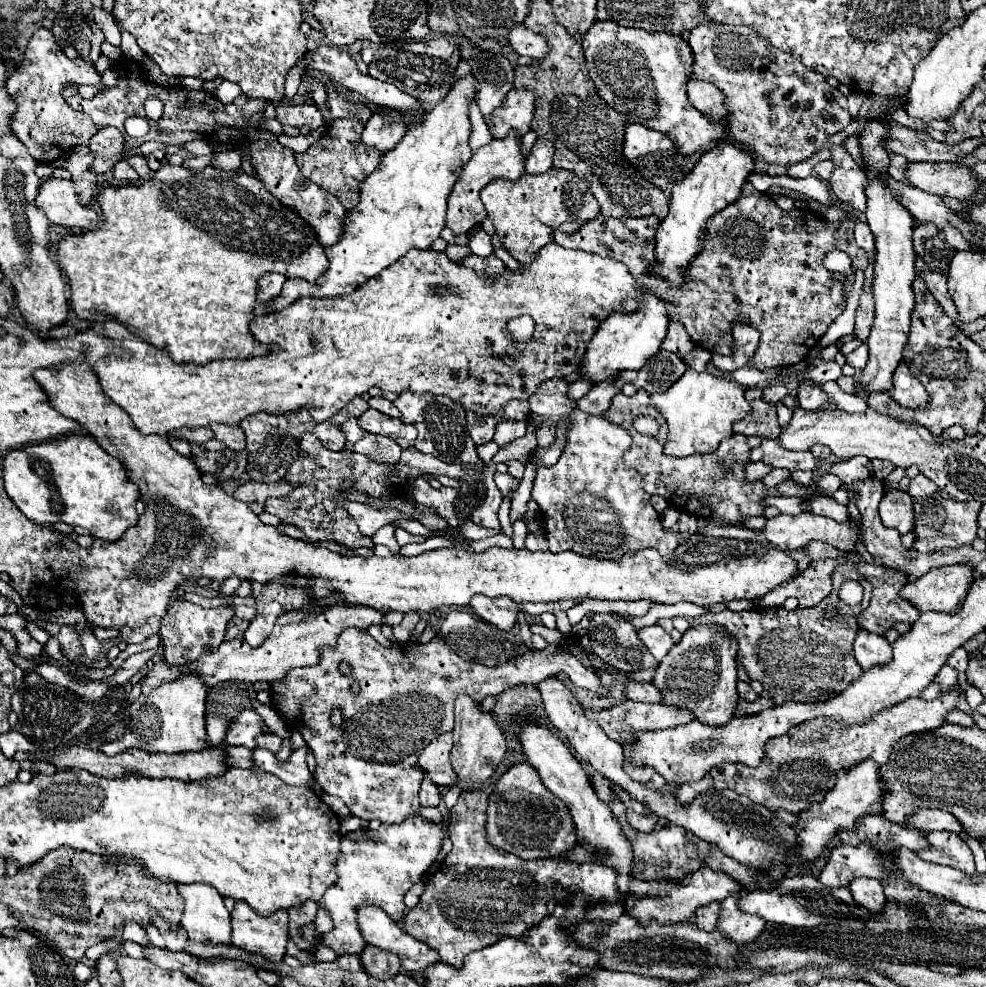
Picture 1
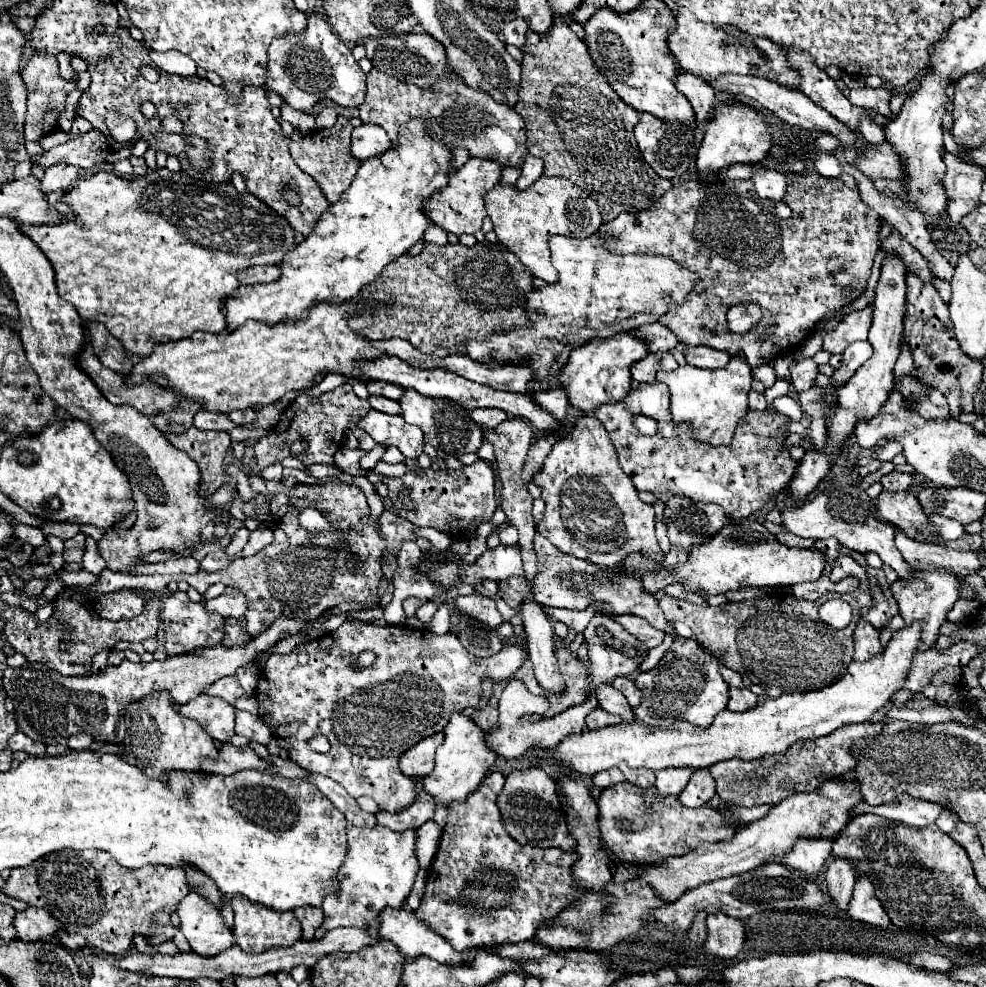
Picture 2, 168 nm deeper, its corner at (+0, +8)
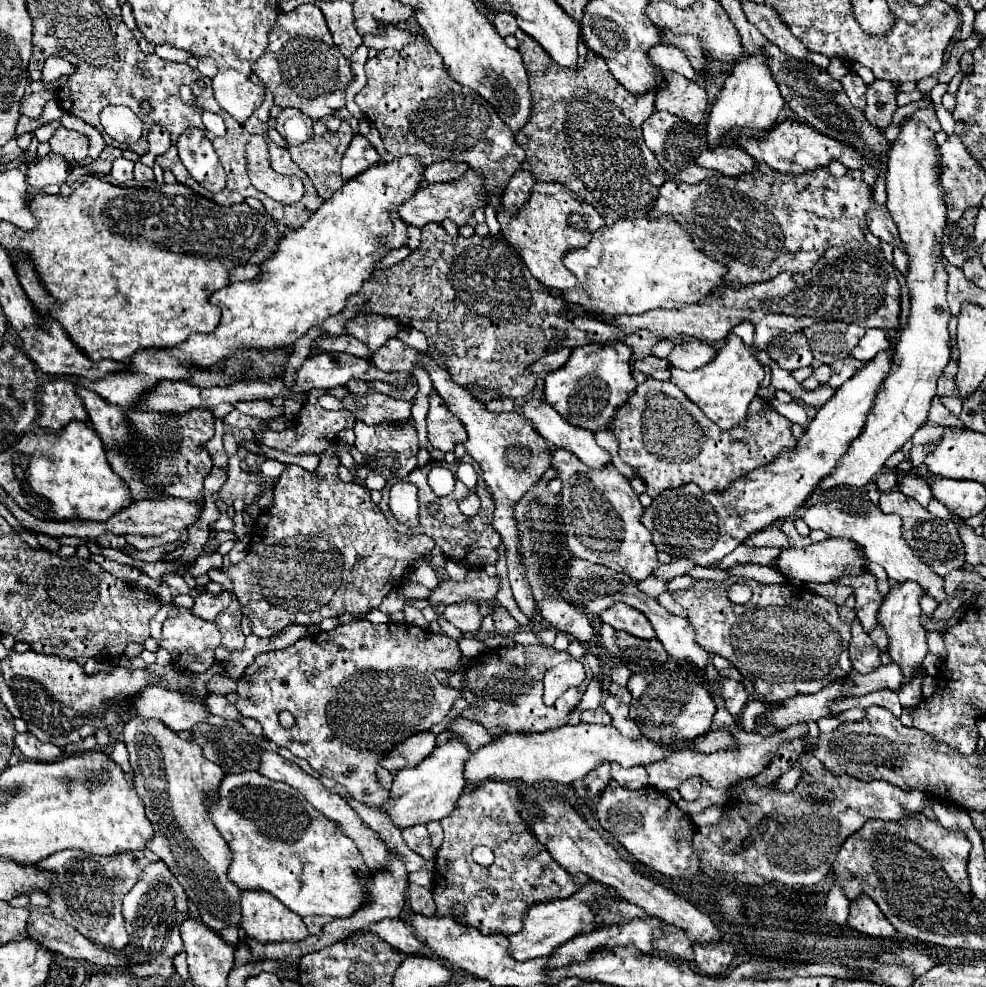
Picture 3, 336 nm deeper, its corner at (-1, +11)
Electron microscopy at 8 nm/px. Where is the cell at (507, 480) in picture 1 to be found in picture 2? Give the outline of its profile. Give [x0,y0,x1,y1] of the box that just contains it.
[400,389,482,459]

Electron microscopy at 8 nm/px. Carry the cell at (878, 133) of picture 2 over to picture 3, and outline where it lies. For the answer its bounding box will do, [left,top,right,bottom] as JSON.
[839,72,867,112]

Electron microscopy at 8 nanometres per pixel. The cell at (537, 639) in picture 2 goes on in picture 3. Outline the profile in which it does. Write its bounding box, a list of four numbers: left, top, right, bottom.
[369,338,551,620]

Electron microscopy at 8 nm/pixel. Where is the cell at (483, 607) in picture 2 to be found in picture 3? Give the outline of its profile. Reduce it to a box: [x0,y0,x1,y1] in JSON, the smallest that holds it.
[443,600,483,634]

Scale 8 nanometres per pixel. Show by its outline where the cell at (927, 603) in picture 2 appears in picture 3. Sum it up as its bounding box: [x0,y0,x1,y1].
[877,582,929,678]

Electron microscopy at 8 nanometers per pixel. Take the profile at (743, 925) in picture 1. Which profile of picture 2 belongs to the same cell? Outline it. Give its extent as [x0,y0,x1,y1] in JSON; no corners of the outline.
[704,911,746,959]

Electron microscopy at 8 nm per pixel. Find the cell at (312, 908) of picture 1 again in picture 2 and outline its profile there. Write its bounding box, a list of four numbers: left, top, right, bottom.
[294,905,324,941]

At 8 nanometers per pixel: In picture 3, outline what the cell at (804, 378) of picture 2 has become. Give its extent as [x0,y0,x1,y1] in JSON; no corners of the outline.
[765,332,813,372]

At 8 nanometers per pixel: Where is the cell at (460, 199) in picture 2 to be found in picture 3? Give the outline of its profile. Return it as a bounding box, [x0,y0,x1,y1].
[399,170,487,228]

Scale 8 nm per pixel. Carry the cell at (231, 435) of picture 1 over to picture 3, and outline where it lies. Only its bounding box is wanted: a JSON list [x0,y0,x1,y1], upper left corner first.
[235,400,285,420]

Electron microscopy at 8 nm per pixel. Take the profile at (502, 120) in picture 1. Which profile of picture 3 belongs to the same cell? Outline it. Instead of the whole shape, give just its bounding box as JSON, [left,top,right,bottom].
[355,34,525,196]

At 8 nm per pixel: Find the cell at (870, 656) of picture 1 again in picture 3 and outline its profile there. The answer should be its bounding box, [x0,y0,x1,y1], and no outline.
[849,618,881,674]

